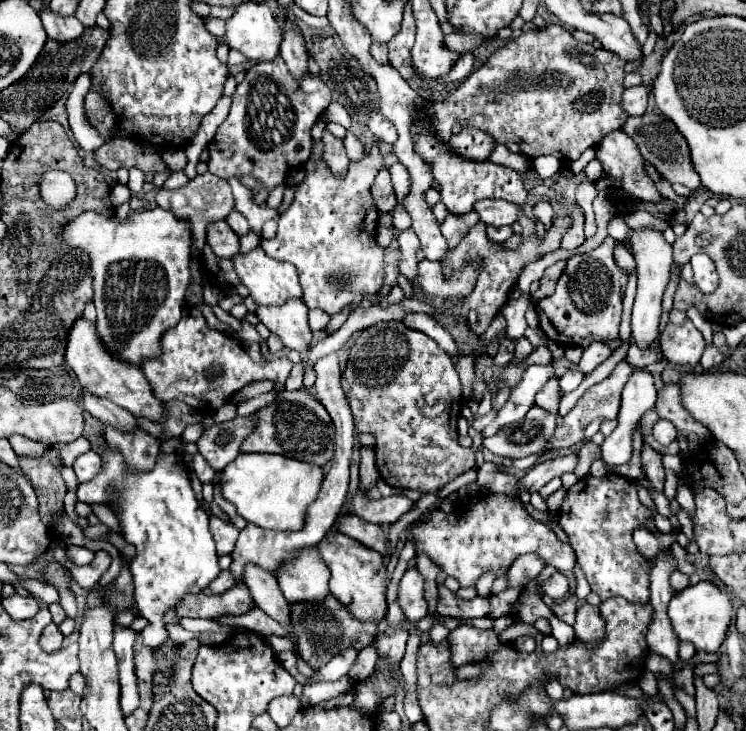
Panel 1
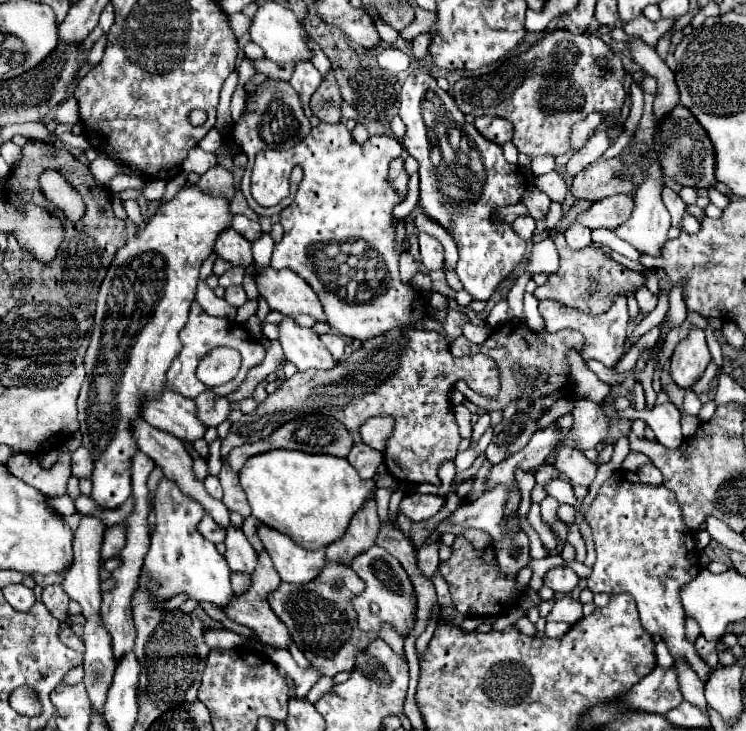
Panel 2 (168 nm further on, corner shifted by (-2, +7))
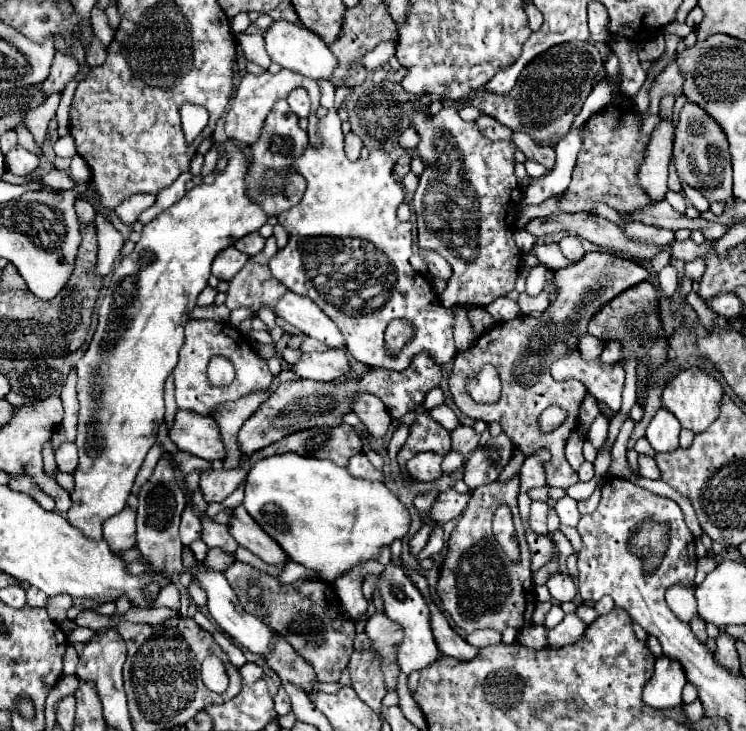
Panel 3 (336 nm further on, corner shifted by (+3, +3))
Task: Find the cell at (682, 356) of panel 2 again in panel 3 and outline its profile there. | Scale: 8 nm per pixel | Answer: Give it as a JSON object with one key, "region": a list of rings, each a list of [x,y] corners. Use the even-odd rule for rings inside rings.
{"region":[[[687,369],[683,373],[679,373],[663,391],[661,395],[661,403],[663,409],[667,409],[669,413],[673,413],[683,429],[689,429],[693,433],[703,433],[719,415],[719,403],[723,397],[723,389],[719,385],[719,381],[715,381],[709,373],[701,371],[701,369]]]}

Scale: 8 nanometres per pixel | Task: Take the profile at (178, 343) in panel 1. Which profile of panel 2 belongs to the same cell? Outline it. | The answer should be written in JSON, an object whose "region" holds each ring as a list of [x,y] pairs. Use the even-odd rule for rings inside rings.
{"region":[[[194,301],[192,307],[190,307],[190,317],[188,317],[186,327],[180,331],[180,341],[182,341],[182,351],[180,351],[178,357],[172,361],[170,371],[166,373],[166,387],[168,387],[170,391],[176,391],[176,393],[180,393],[180,395],[184,395],[184,397],[190,397],[190,399],[198,397],[200,393],[204,393],[204,391],[208,389],[202,381],[198,381],[198,377],[196,377],[196,367],[198,367],[200,359],[202,359],[208,351],[212,351],[214,347],[220,347],[220,345],[222,345],[222,347],[232,347],[232,349],[238,349],[240,355],[242,355],[242,367],[240,367],[236,379],[232,379],[232,381],[226,383],[226,385],[212,387],[212,391],[214,391],[216,395],[230,395],[232,391],[236,391],[236,389],[240,387],[240,383],[244,381],[248,369],[254,367],[254,365],[258,365],[258,363],[262,363],[262,359],[264,359],[264,355],[266,355],[264,347],[262,347],[258,341],[254,341],[244,327],[240,327],[240,325],[234,323],[234,321],[208,315],[196,301]]]}

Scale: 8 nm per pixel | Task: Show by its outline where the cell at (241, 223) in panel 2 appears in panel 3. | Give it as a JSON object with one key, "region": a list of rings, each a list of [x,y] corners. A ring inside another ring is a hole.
{"region":[[[249,233],[235,243],[235,249],[239,249],[245,255],[251,255],[251,257],[257,255],[259,251],[263,251],[263,247],[265,247],[265,239],[259,233]]]}

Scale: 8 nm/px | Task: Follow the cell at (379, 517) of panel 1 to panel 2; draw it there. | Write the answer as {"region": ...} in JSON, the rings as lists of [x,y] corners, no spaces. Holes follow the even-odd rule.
{"region":[[[408,493],[400,501],[398,511],[404,513],[410,521],[426,521],[434,517],[442,507],[446,499],[438,495],[422,495],[422,493]]]}

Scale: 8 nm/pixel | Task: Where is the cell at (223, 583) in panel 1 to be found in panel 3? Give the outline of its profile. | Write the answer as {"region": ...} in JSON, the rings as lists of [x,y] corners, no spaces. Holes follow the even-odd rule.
{"region":[[[235,561],[225,573],[231,587],[237,591],[237,597],[243,605],[243,609],[259,619],[263,623],[271,625],[279,635],[285,637],[285,641],[311,665],[315,667],[317,679],[323,683],[333,683],[341,679],[341,671],[347,667],[349,657],[353,653],[353,639],[355,639],[355,623],[343,621],[339,615],[339,601],[335,595],[335,589],[325,581],[295,581],[289,585],[279,583],[279,579],[269,577],[267,573],[253,569],[245,563]],[[259,577],[263,581],[263,605],[255,605],[247,597],[247,581]]]}

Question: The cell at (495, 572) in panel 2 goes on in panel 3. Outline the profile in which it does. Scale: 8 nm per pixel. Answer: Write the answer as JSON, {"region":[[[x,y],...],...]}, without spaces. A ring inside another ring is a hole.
{"region":[[[519,475],[511,477],[507,483],[493,481],[489,485],[481,485],[475,489],[469,507],[461,515],[457,527],[449,539],[447,559],[441,567],[441,575],[437,579],[437,595],[451,615],[455,625],[465,633],[473,633],[477,629],[495,629],[503,633],[507,627],[523,629],[533,625],[533,611],[535,611],[535,585],[531,583],[531,553],[525,539],[525,529],[519,519],[517,509],[517,495],[519,495]],[[499,505],[507,505],[513,515],[517,541],[519,541],[519,561],[511,561],[503,549],[499,547],[491,523],[495,509]]]}

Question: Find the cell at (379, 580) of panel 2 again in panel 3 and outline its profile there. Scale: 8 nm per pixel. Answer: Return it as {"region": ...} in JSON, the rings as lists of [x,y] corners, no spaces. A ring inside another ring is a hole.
{"region":[[[391,563],[385,567],[383,575],[379,577],[377,589],[381,589],[381,599],[383,599],[383,605],[385,605],[385,613],[393,621],[401,623],[403,631],[405,631],[405,639],[399,645],[399,653],[397,653],[401,671],[405,675],[411,675],[413,671],[421,671],[421,669],[433,665],[441,657],[441,651],[435,643],[435,637],[433,637],[433,631],[431,631],[431,613],[429,613],[427,601],[423,601],[421,591],[415,587],[415,583],[411,583],[411,579],[405,575],[405,571],[401,567],[395,567]]]}

